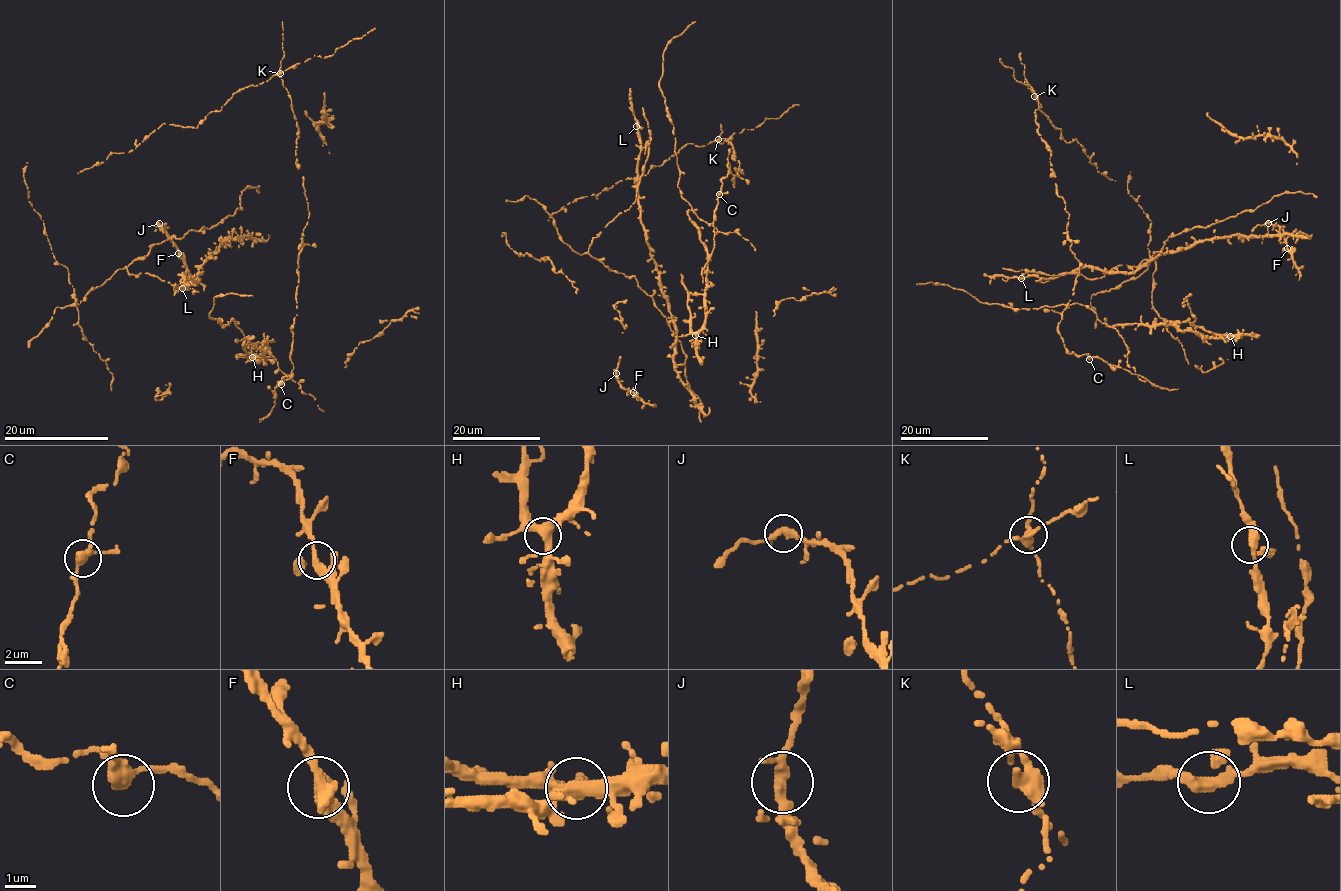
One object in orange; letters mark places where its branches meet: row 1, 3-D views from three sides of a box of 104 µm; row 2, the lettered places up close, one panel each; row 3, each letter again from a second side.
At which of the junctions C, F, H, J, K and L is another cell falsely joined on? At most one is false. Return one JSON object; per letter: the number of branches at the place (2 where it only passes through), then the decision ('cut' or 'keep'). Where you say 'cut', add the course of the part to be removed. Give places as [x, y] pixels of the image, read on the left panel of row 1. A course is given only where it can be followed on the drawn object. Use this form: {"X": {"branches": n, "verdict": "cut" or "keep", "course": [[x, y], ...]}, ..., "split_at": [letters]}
{"C": {"branches": 3, "verdict": "keep"}, "F": {"branches": 3, "verdict": "keep"}, "H": {"branches": 3, "verdict": "keep"}, "J": {"branches": 2, "verdict": "keep"}, "K": {"branches": 3, "verdict": "cut", "course": [[279, 74], [240, 89], [197, 127], [162, 123], [128, 152], [113, 152], [102, 163], [77, 173]]}, "L": {"branches": 3, "verdict": "keep"}, "split_at": ["K"]}

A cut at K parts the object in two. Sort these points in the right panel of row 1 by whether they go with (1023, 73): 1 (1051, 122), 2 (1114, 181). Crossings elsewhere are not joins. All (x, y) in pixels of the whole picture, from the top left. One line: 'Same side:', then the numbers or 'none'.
Same side: none

